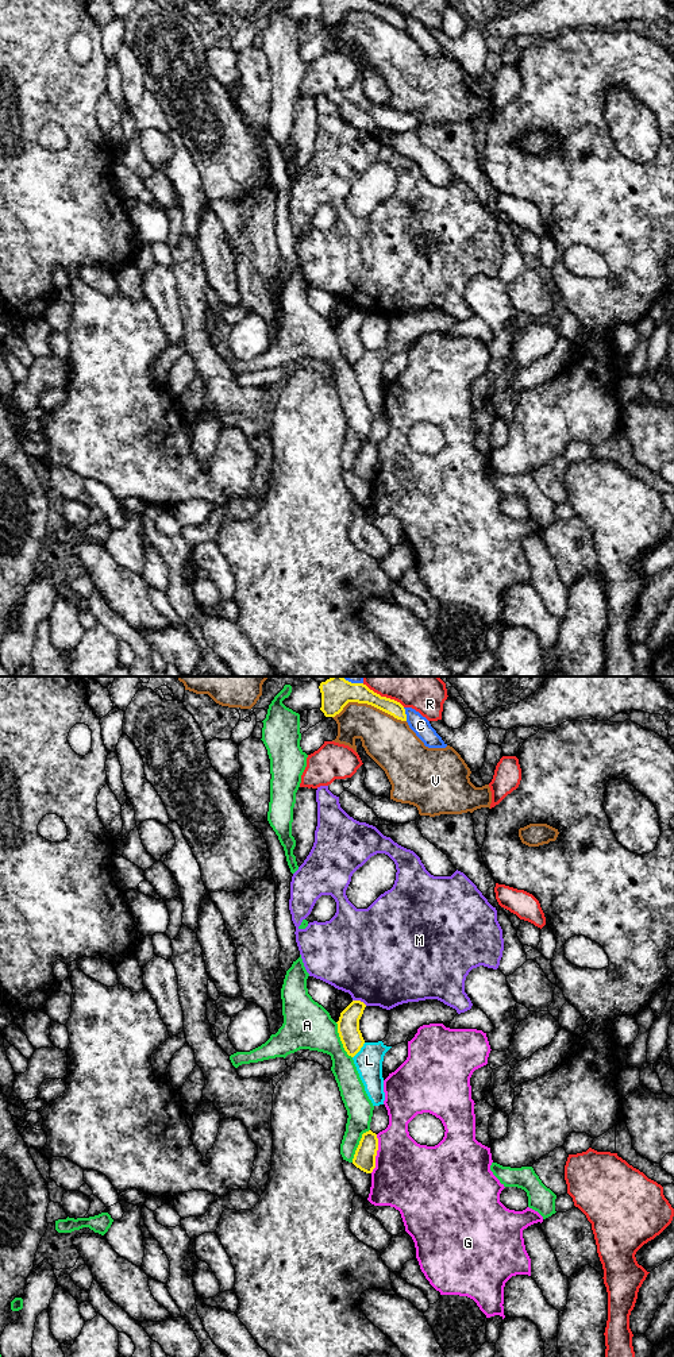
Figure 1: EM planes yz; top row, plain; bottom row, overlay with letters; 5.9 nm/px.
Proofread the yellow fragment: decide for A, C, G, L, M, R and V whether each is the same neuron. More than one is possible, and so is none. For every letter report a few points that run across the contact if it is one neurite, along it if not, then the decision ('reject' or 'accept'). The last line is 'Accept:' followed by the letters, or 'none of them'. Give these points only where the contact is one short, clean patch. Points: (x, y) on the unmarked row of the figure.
A: reject
C: reject
G: reject
L: reject
M: reject
R: reject
V: reject
Accept: none of them

